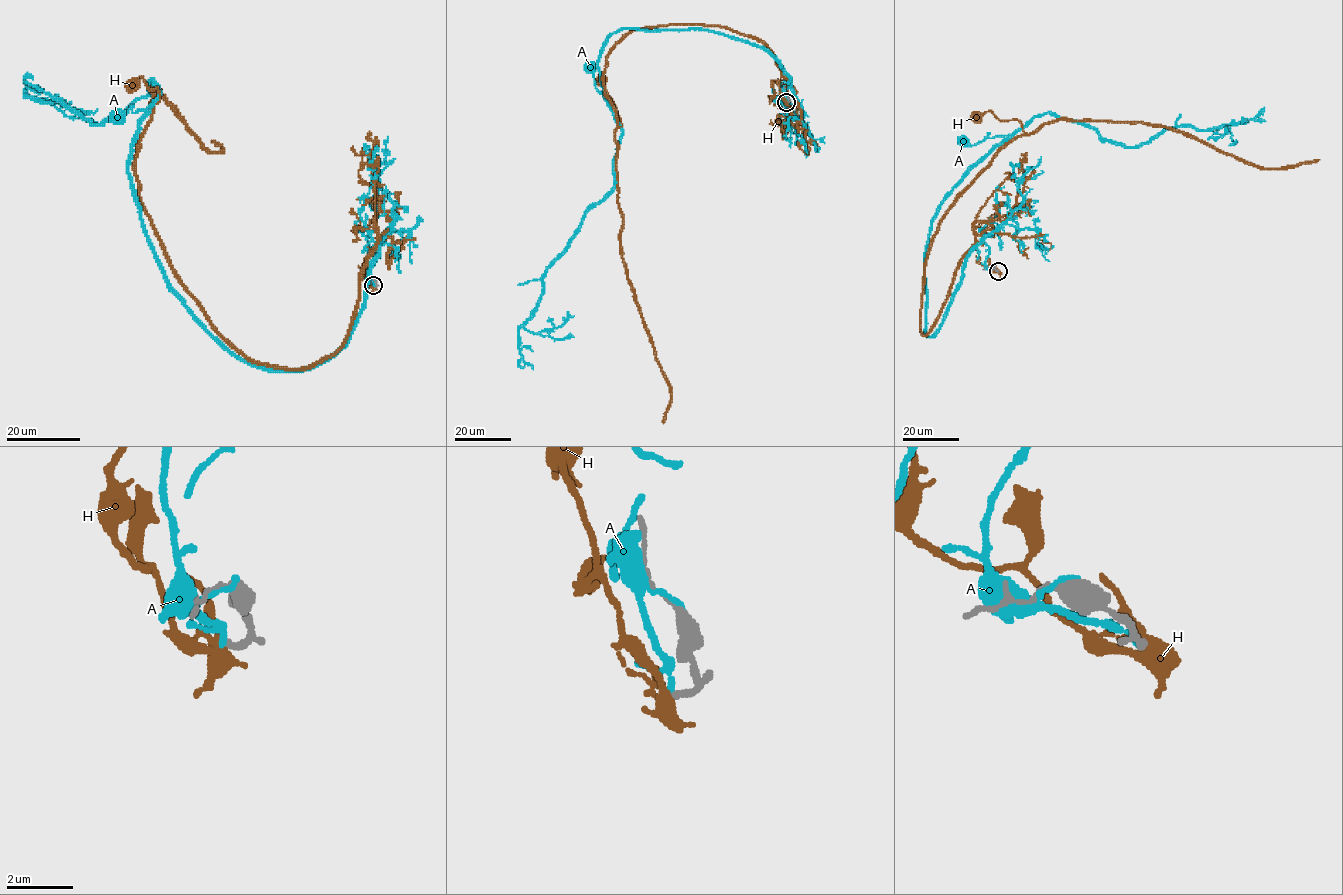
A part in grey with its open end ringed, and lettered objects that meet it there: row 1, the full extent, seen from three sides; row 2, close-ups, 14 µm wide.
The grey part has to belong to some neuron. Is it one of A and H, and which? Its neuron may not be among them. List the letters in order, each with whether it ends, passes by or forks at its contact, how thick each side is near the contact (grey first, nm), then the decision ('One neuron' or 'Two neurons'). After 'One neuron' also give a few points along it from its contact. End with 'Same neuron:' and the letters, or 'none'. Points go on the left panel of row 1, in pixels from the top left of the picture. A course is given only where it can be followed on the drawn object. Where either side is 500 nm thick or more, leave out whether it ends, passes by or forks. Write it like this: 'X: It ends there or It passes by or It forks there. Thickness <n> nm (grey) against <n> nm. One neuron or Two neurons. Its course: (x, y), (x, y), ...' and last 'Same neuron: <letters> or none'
A: It passes by. Thickness 160 nm (grey) against 130 nm. Two neurons
H: It forks there. Thickness 160 nm (grey) against 360 nm. One neuron. Its course: (374, 286), (365, 257), (333, 353), (296, 368), (247, 360), (141, 202), (136, 144), (159, 95), (132, 84)
Same neuron: H

